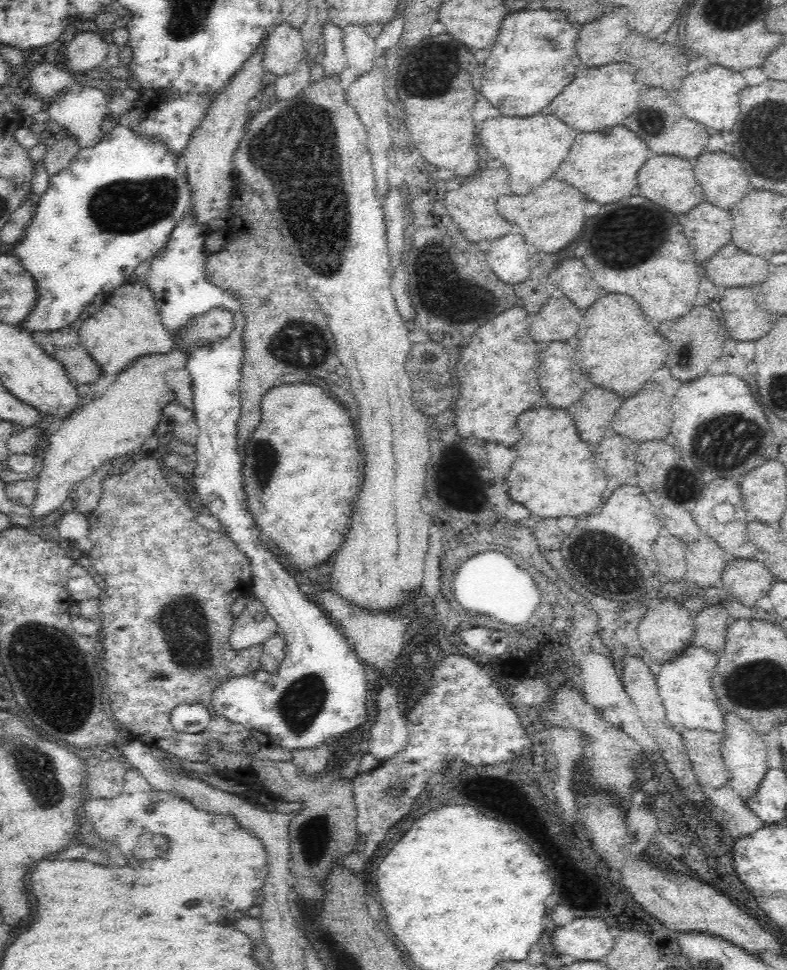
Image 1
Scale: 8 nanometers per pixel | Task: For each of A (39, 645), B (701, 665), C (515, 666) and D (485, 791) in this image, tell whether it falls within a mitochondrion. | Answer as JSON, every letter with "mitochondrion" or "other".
{"A":"mitochondrion","B":"other","C":"other","D":"other"}

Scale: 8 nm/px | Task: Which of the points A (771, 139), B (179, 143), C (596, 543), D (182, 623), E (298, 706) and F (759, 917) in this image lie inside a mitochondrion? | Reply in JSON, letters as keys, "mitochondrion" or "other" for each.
{"A":"mitochondrion","B":"other","C":"mitochondrion","D":"mitochondrion","E":"mitochondrion","F":"other"}

